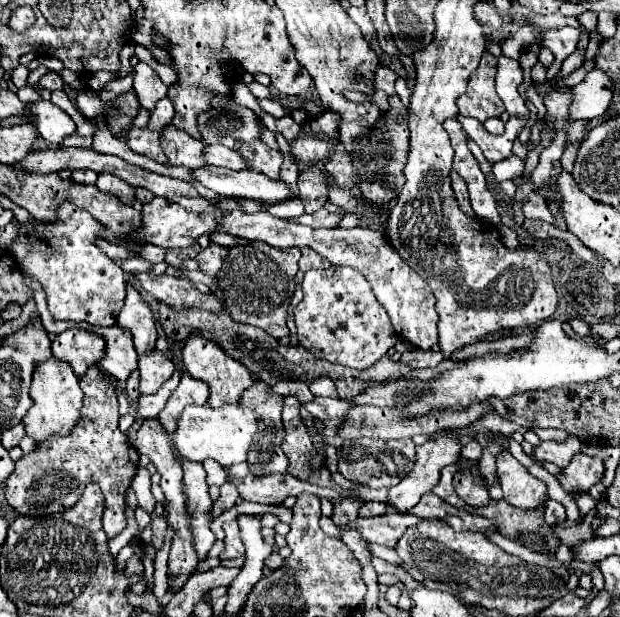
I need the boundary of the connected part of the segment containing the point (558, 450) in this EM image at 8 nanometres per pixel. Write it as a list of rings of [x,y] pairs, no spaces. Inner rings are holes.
[[[568,436],[566,442],[540,442],[540,446],[534,448],[534,460],[536,462],[554,462],[556,466],[564,468],[568,460],[580,450],[582,442],[578,436]]]

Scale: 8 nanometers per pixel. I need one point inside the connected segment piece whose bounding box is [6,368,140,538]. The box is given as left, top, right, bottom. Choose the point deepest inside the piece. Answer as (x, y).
(49, 480)

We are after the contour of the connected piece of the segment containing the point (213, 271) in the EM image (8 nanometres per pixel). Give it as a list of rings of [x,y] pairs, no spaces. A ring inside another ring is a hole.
[[[222,246],[222,248],[202,248],[202,252],[196,256],[196,262],[200,266],[200,272],[216,278],[226,256],[228,256],[226,246]]]

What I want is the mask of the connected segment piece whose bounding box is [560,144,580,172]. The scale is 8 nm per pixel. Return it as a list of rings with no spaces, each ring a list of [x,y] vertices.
[[[570,144],[570,146],[564,150],[562,158],[560,158],[560,162],[562,162],[562,168],[564,168],[564,170],[568,170],[568,172],[572,172],[572,168],[574,168],[574,160],[576,160],[578,146],[580,146],[580,144]]]

